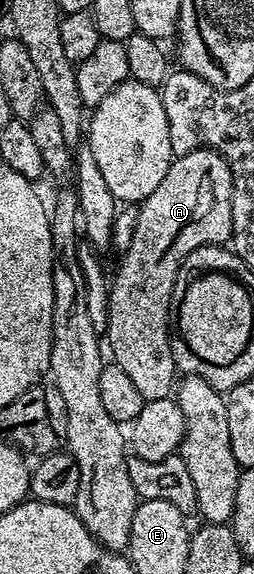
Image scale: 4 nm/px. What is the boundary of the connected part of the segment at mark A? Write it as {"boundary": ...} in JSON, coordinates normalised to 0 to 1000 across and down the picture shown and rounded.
{"boundary":[[[780,260],[772,263],[744,263],[732,270],[693,272],[681,286],[657,294],[657,308],[642,308],[642,315],[626,322],[626,329],[610,329],[610,336],[594,336],[594,343],[567,347],[539,361],[539,390],[531,392],[531,413],[516,413],[516,427],[472,446],[476,460],[461,465],[461,481],[441,481],[437,498],[429,502],[429,551],[421,552],[421,566],[413,577],[429,584],[429,598],[421,591],[421,611],[437,617],[441,631],[469,636],[469,643],[484,643],[484,650],[500,650],[500,657],[516,657],[516,664],[531,671],[531,678],[547,678],[559,697],[591,702],[594,699],[626,699],[630,695],[669,693],[685,686],[689,669],[705,660],[705,648],[697,645],[697,629],[689,613],[673,608],[665,599],[665,533],[681,523],[681,498],[697,488],[697,477],[713,467],[713,458],[752,443],[768,434],[787,430],[815,430],[827,427],[886,427],[906,422],[917,408],[917,387],[909,385],[909,350],[917,348],[917,303],[894,287],[882,270],[854,263],[827,263],[819,260]]]}

